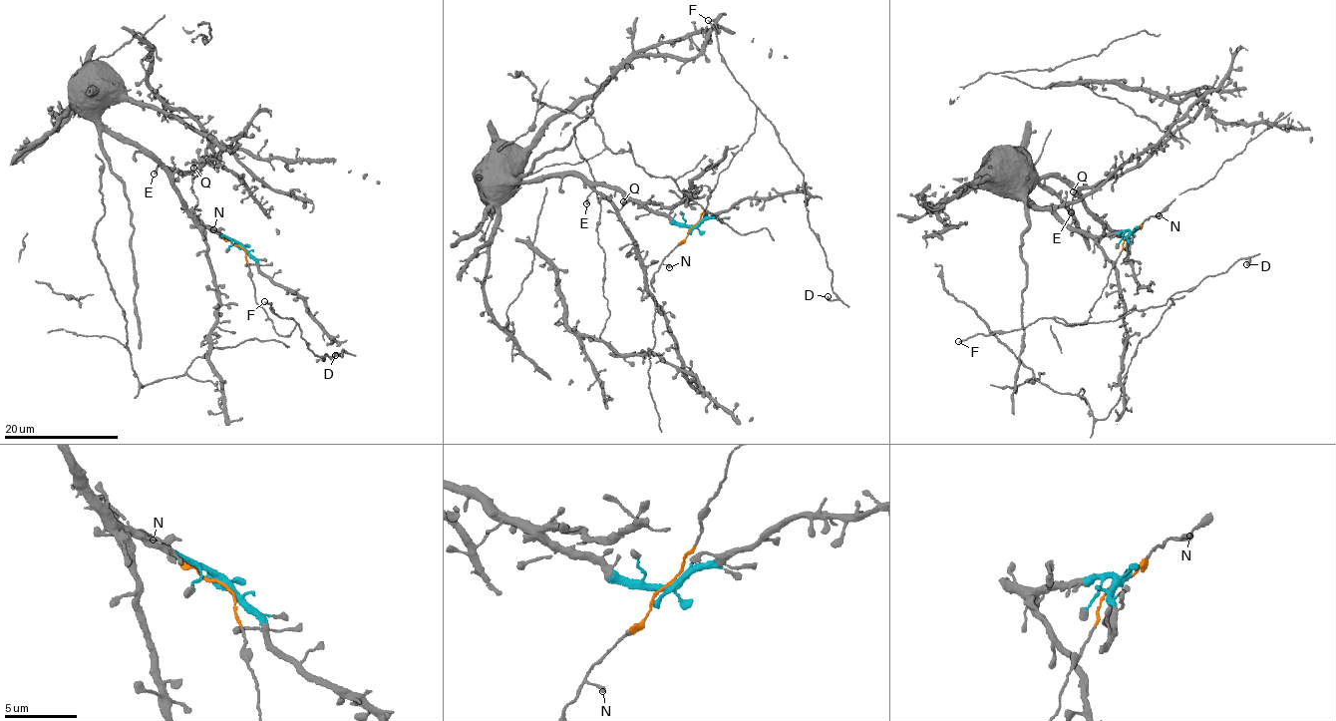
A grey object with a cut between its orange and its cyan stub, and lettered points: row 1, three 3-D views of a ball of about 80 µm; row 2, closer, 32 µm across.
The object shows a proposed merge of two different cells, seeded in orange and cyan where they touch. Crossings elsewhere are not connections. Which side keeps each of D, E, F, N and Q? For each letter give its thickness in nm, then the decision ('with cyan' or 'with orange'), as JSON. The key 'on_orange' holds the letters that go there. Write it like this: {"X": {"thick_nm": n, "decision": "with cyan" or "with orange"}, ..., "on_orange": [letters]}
{"D": {"thick_nm": 400, "decision": "with orange"}, "E": {"thick_nm": 360, "decision": "with cyan"}, "F": {"thick_nm": 180, "decision": "with orange"}, "N": {"thick_nm": 240, "decision": "with orange"}, "Q": {"thick_nm": 460, "decision": "with cyan"}, "on_orange": ["D", "F", "N"]}

